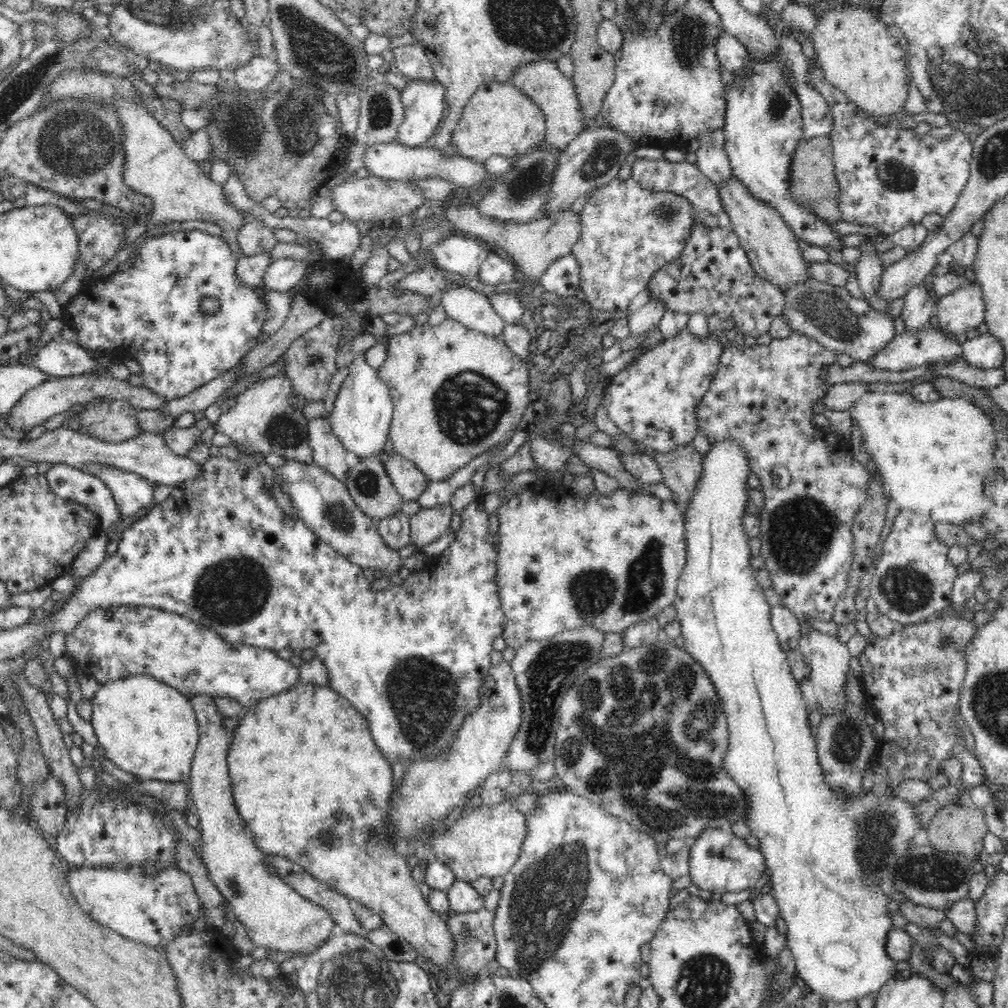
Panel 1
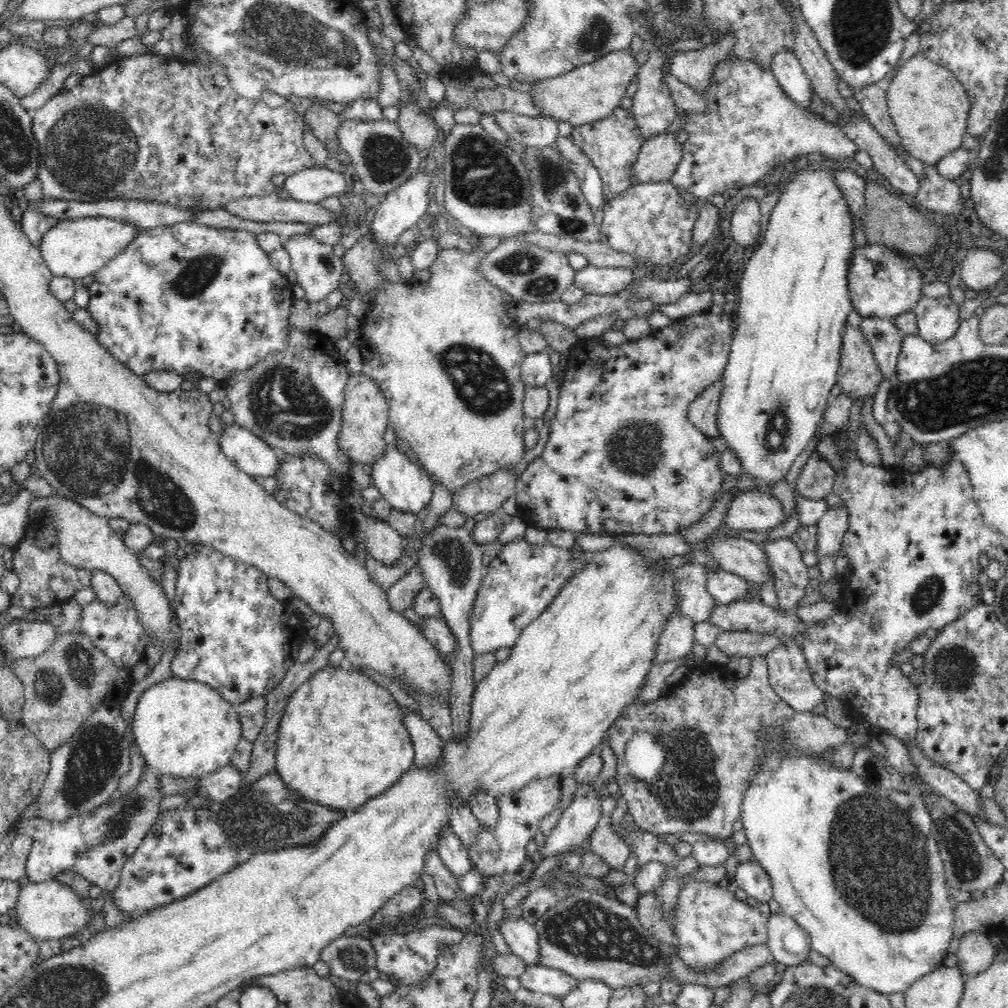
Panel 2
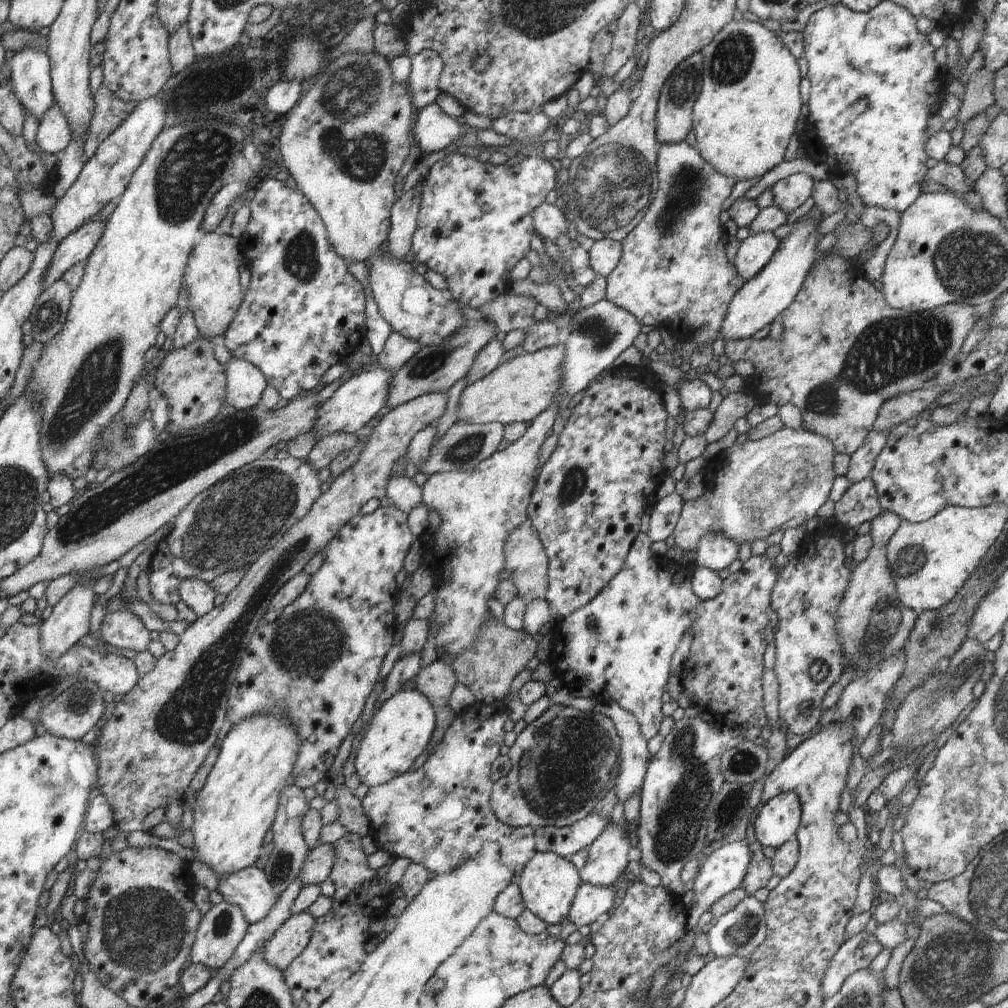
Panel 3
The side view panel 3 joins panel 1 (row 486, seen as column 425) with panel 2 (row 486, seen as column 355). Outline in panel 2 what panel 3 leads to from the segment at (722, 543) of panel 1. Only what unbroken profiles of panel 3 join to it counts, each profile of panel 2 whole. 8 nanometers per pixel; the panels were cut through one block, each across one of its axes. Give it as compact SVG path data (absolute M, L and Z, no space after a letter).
M800 165L795 171L795 177L785 186L779 199L772 210L768 230L761 238L759 248L755 250L752 257L748 260L745 269L740 278L737 295L737 312L734 315L737 327L731 337L731 346L729 352L729 362L724 368L722 378L722 392L720 392L720 404L716 412L716 423L718 423L718 432L726 440L727 447L739 458L742 470L756 478L759 486L753 488L762 493L769 493L769 485L774 485L780 480L784 480L794 464L794 460L802 454L802 450L808 446L810 438L814 436L820 420L824 414L824 409L829 404L828 394L834 384L838 383L836 374L840 368L841 348L843 345L843 332L850 312L855 310L850 296L850 287L848 287L848 272L850 272L850 260L856 250L854 244L854 220L851 216L851 209L840 187L836 185L836 177L830 171L833 167L826 169L826 166L820 169L808 171L804 165Z

